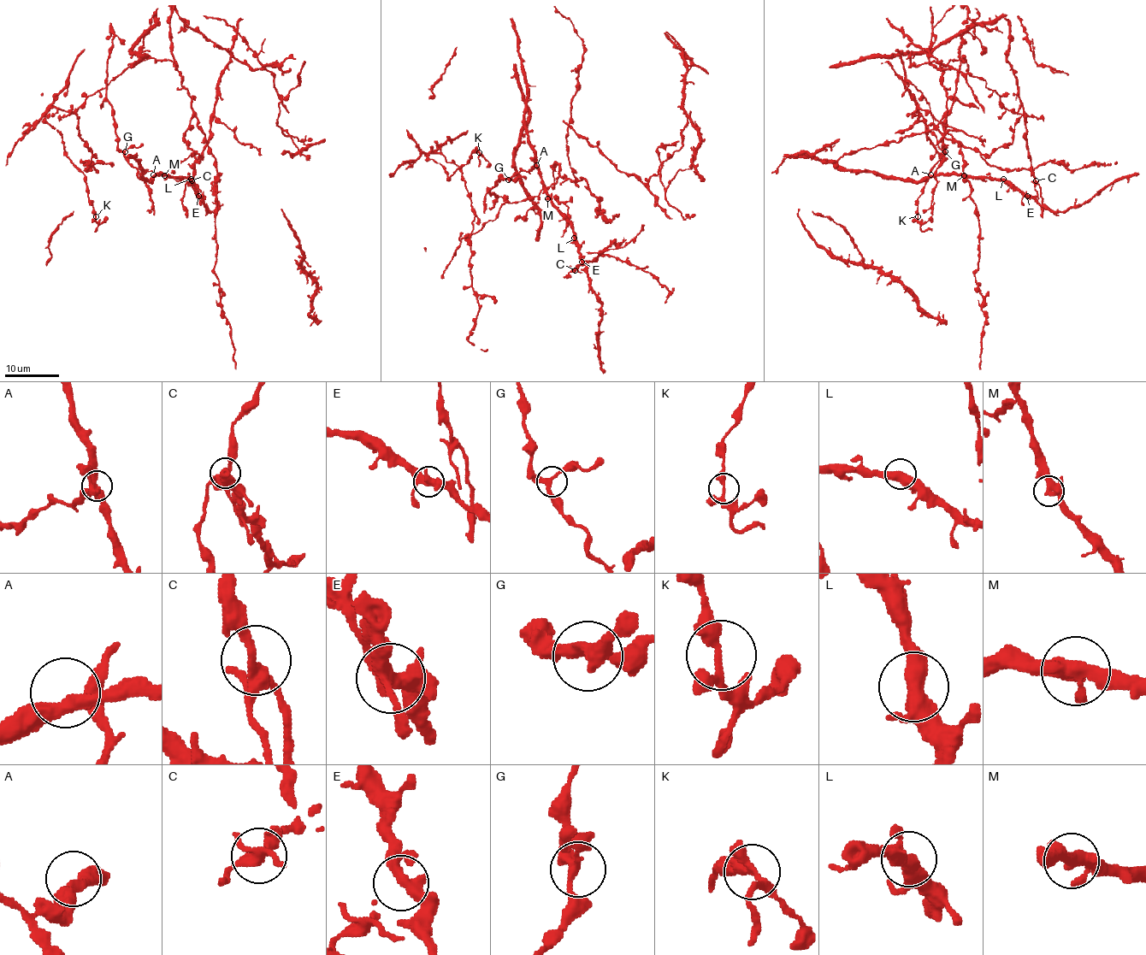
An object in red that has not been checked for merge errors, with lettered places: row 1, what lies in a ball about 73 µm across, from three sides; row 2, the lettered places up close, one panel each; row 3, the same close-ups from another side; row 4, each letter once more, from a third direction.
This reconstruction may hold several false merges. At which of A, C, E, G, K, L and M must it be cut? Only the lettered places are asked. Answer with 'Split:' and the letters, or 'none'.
Split: none

